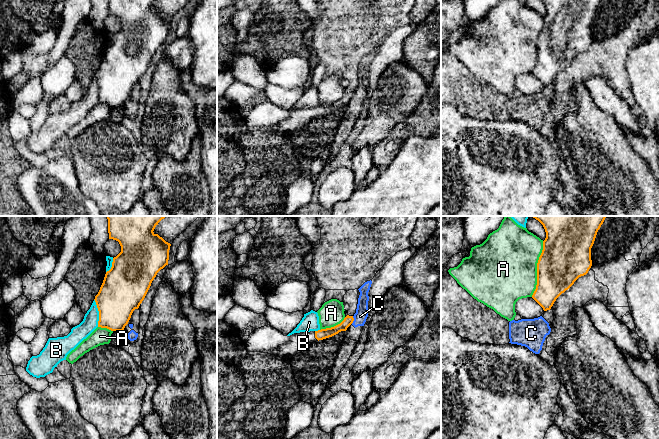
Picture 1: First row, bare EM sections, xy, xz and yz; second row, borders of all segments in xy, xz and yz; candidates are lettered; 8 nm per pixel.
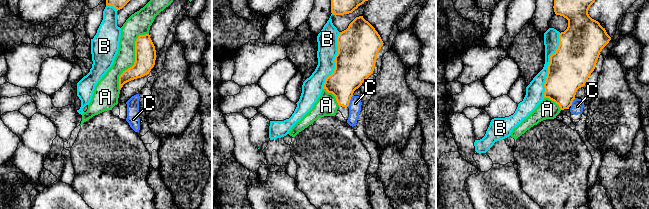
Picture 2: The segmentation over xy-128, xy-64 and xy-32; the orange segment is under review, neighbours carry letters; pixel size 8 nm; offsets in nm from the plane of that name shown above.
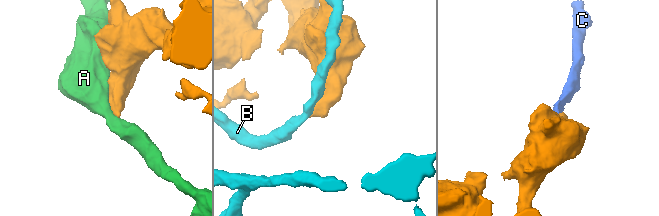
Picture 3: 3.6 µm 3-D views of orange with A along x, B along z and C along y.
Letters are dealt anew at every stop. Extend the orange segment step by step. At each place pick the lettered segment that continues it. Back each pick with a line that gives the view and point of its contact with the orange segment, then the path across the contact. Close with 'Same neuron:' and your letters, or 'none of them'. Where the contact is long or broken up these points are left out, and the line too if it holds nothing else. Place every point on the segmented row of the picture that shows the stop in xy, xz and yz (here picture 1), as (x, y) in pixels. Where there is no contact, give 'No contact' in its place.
Same neuron: none of them

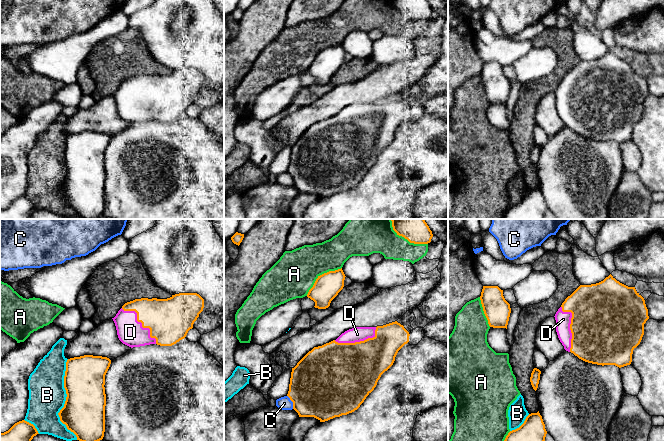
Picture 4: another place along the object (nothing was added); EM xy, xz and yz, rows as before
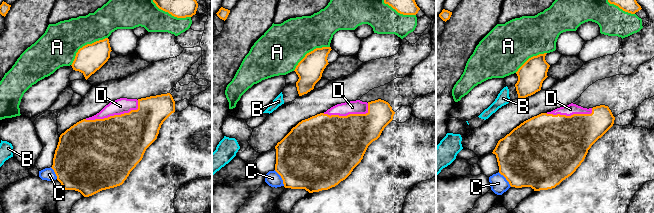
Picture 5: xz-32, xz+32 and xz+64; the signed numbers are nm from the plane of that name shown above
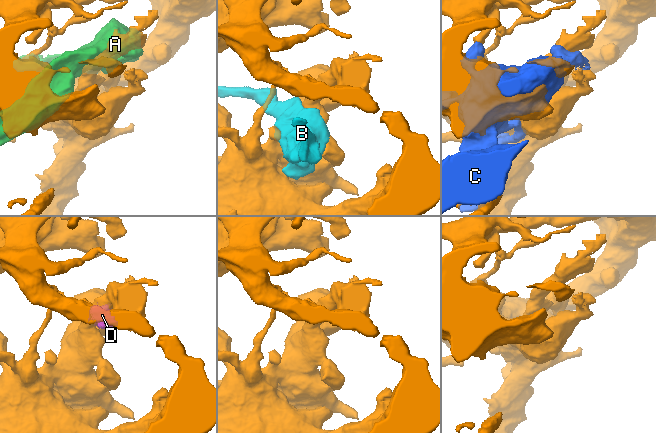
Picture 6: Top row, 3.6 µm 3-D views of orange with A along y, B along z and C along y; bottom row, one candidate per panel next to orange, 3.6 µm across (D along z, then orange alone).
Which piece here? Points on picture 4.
D: Touches orange at xy (141, 322)
Same neuron: D

